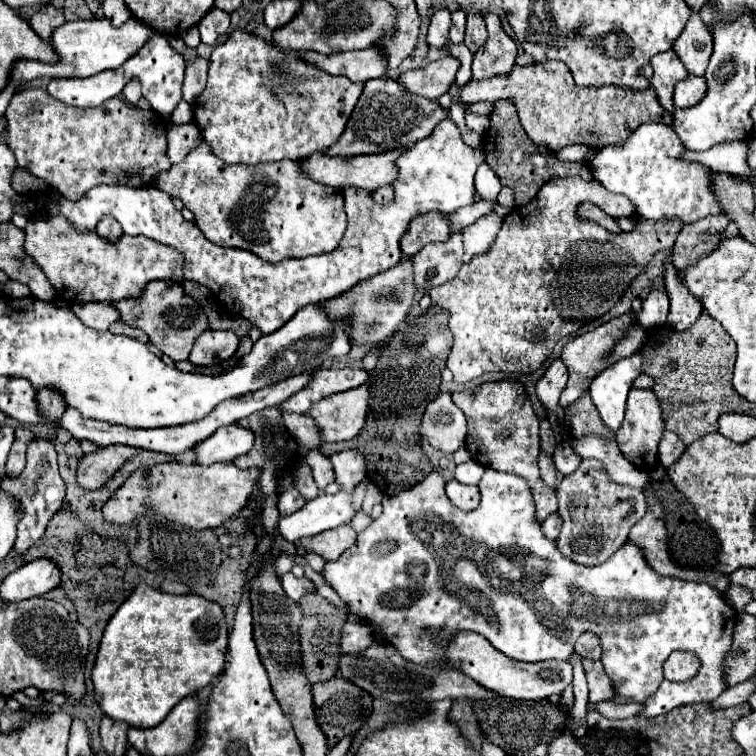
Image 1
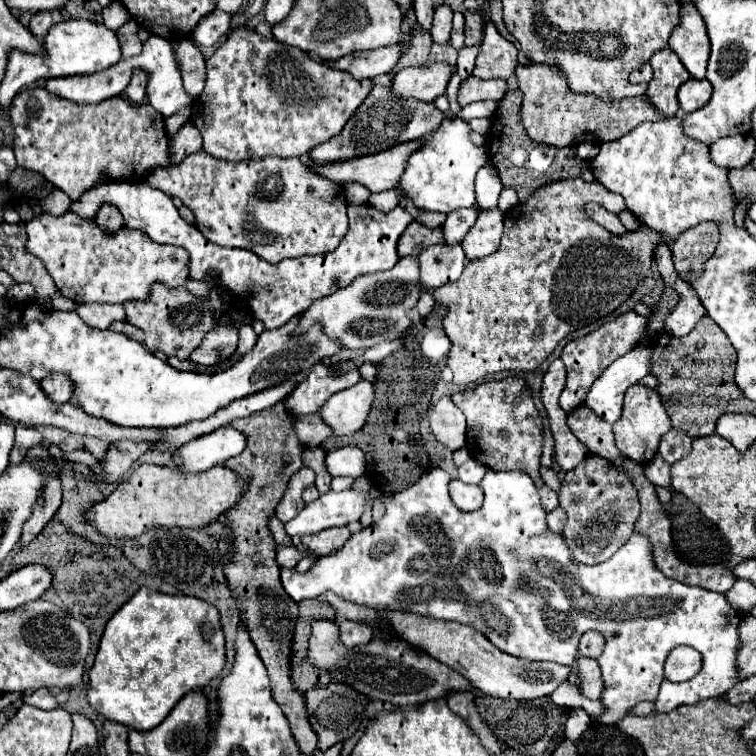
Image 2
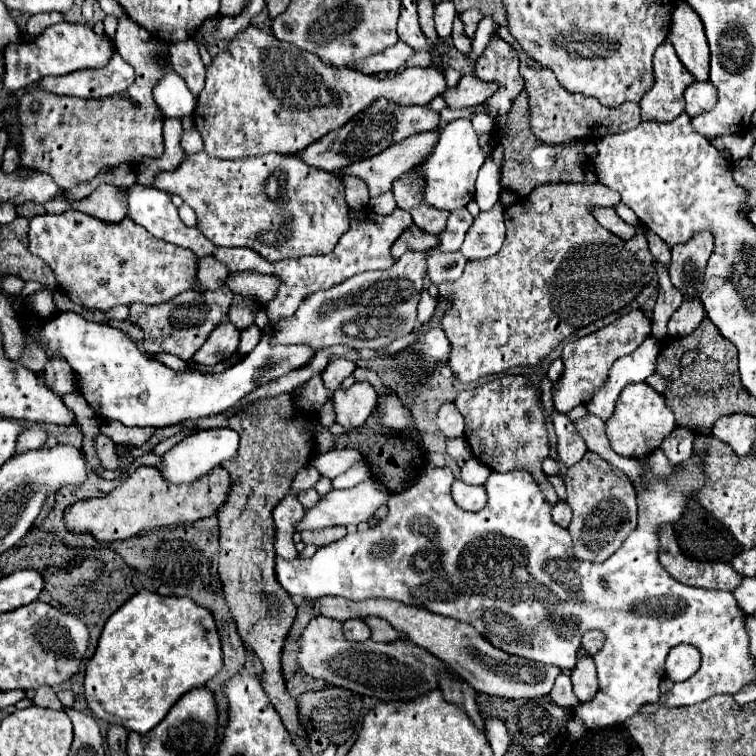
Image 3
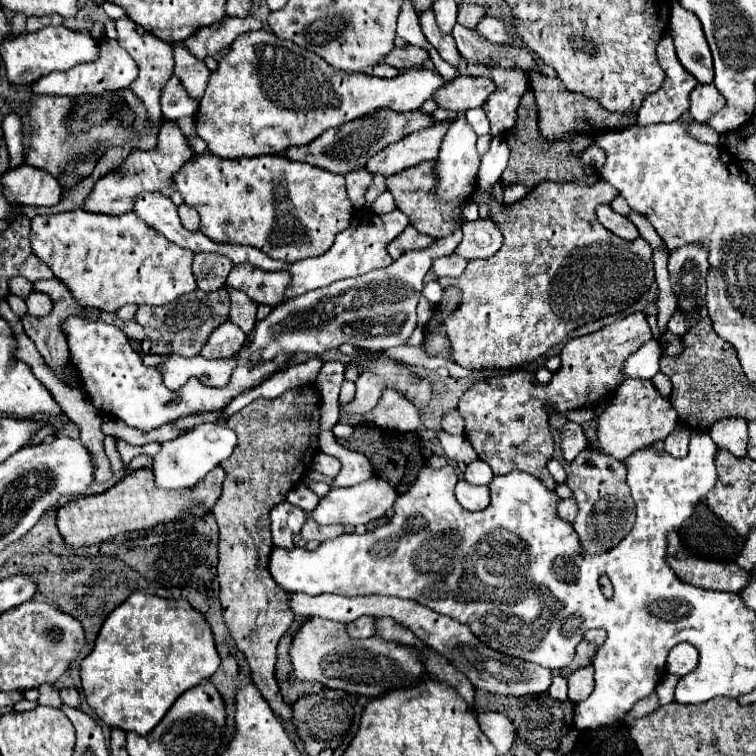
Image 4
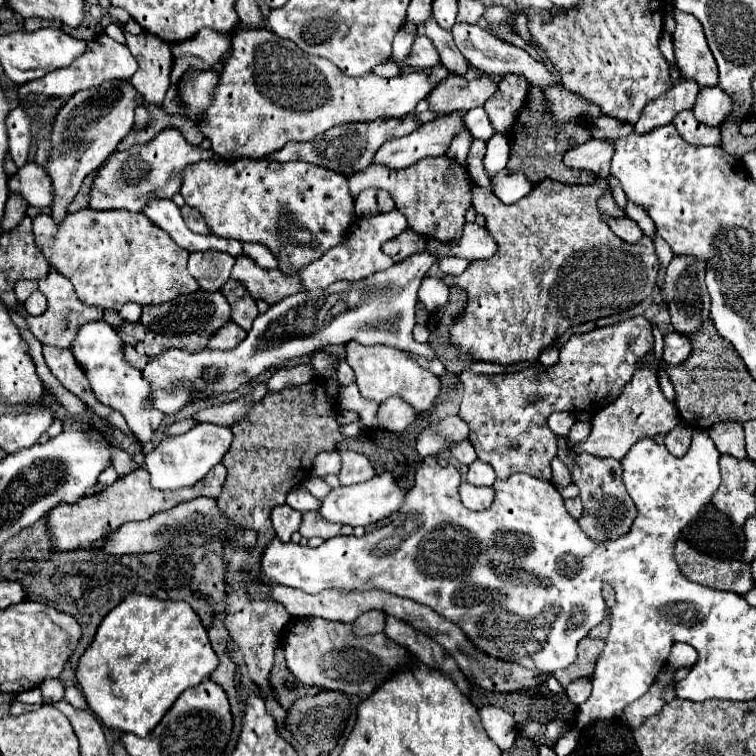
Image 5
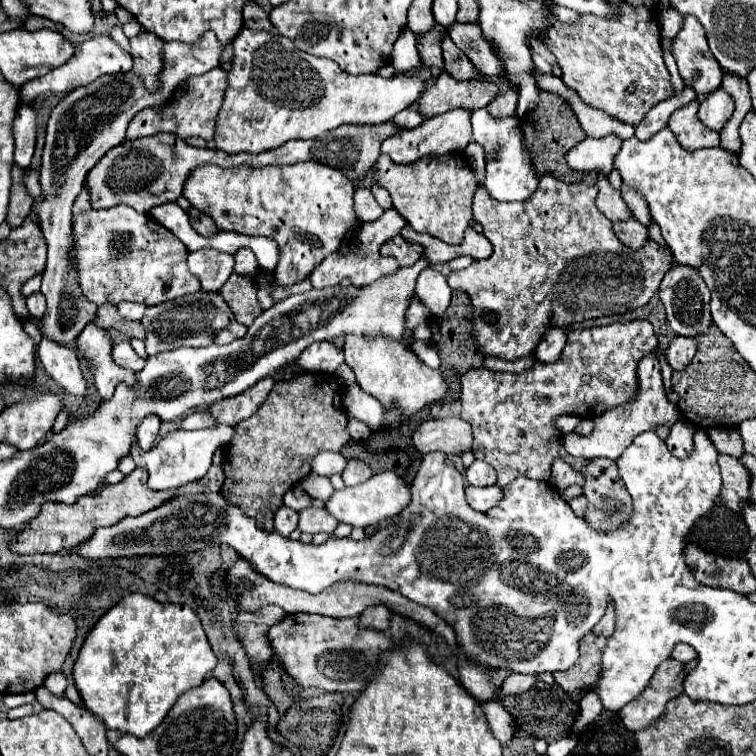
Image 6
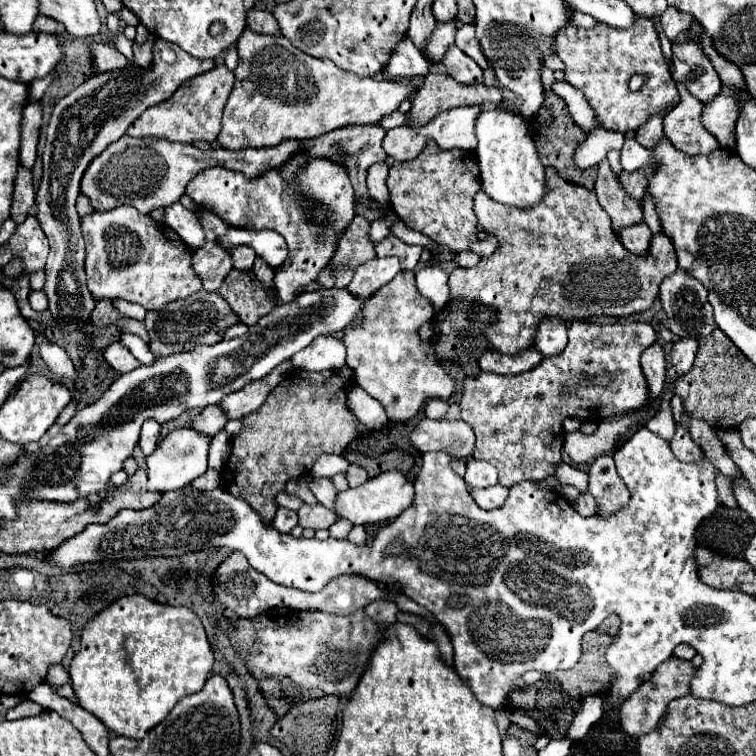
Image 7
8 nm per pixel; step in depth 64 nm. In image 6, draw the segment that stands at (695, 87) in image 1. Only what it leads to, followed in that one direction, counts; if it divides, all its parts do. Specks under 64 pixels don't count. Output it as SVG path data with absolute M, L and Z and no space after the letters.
M718 88L716 92L708 94L702 102L700 102L700 110L698 110L698 118L704 126L708 126L710 130L722 132L724 124L730 120L734 112L734 100L732 96L728 96L728 92L724 92L722 88Z

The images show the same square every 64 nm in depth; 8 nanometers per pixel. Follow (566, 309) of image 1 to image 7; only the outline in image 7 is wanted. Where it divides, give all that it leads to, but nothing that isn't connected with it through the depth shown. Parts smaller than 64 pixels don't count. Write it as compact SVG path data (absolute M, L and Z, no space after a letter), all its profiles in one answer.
M548 166L546 168L546 196L540 204L528 210L504 206L482 190L474 196L474 212L478 222L514 222L516 228L504 228L504 240L500 250L492 256L480 260L474 268L456 268L450 274L450 300L468 300L478 302L496 312L496 322L486 328L486 338L492 348L504 354L516 354L522 348L534 344L536 326L544 316L560 316L562 320L572 318L590 318L590 316L630 316L644 312L652 306L660 292L660 284L666 276L678 270L678 260L674 252L674 244L660 230L658 236L652 238L650 252L642 258L628 252L622 242L612 232L610 216L600 208L596 194L578 184L566 182L558 176L558 172Z

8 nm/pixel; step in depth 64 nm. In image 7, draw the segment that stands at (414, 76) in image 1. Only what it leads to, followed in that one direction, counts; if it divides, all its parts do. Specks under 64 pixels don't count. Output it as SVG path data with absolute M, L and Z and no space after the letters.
M248 27L245 28L244 32L235 44L240 62L238 63L238 68L235 68L234 71L238 69L238 76L240 76L240 71L244 70L242 68L243 60L250 60L268 46L270 46L270 80L268 80L268 82L260 82L260 84L254 84L250 78L236 80L234 90L230 92L230 98L228 98L226 108L224 108L222 132L220 132L220 136L218 136L218 142L222 144L222 148L228 148L228 150L240 150L240 148L246 148L246 146L252 146L252 148L264 148L264 146L276 146L276 144L280 144L280 142L282 142L282 140L286 140L286 138L294 138L294 140L310 140L310 138L322 136L324 132L332 132L332 130L336 130L336 128L340 128L340 126L344 128L344 126L352 126L352 124L378 124L378 122L382 120L382 116L384 116L384 114L394 112L394 110L400 106L400 102L402 102L402 100L406 100L406 98L410 98L410 96L412 96L412 92L414 92L414 86L410 86L408 82L392 82L392 80L358 78L356 74L350 74L350 72L340 70L340 68L338 68L334 62L330 62L330 60L318 60L318 58L312 58L312 56L308 56L308 54L300 52L300 50L298 50L298 48L294 48L294 46L292 46L292 42L290 42L288 38L284 38L284 36L262 36L262 34L254 34L254 32L252 32Z

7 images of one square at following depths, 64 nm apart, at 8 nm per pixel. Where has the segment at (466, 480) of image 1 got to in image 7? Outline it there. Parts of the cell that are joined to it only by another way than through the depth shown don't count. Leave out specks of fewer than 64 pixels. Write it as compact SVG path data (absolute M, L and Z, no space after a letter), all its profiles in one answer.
M468 460L466 462L466 476L464 476L468 488L488 488L498 484L498 472L492 464L482 460Z

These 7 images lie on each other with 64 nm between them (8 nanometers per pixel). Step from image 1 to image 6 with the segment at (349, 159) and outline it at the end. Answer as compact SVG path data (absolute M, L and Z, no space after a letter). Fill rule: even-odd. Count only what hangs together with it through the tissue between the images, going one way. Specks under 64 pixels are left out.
M456 108L446 114L438 114L434 118L428 118L416 128L402 128L400 132L396 132L396 136L392 136L392 138L388 136L388 140L384 140L382 154L388 154L392 158L392 162L396 162L396 164L410 164L426 154L440 154L442 156L442 154L464 150L472 142L470 116L472 116L472 110ZM356 188L354 210L356 210L358 220L362 220L362 222L374 222L384 214L384 210L376 204L370 190L364 190L364 188Z

